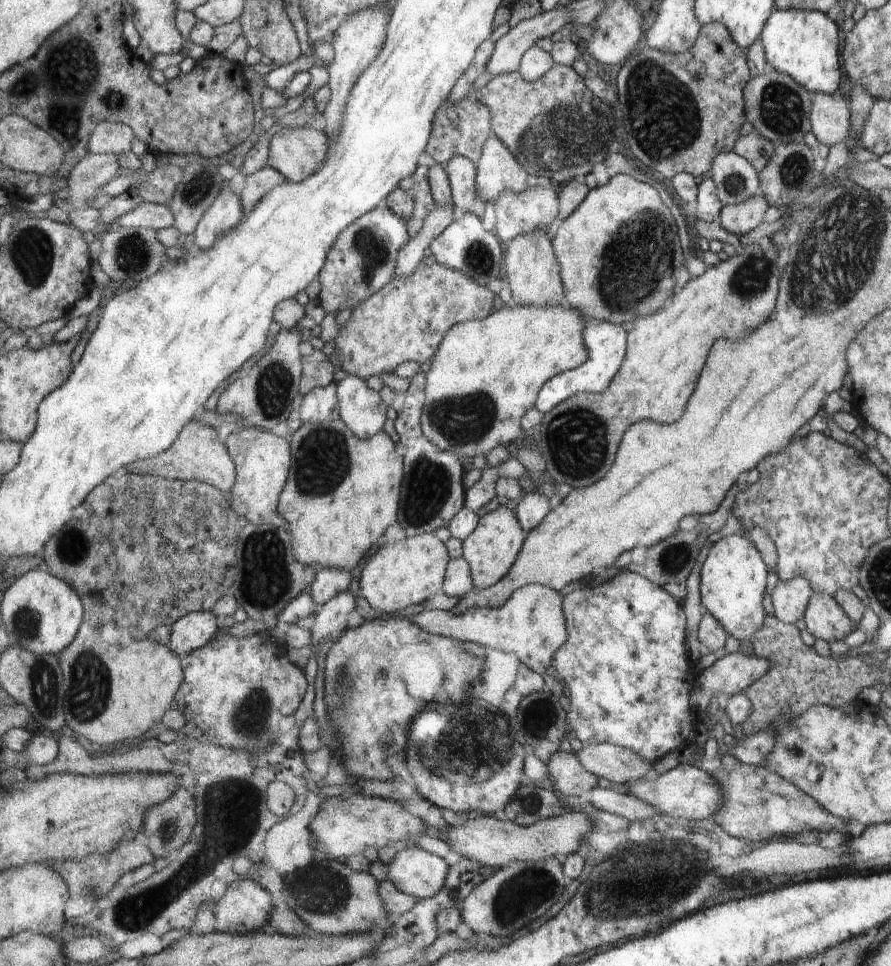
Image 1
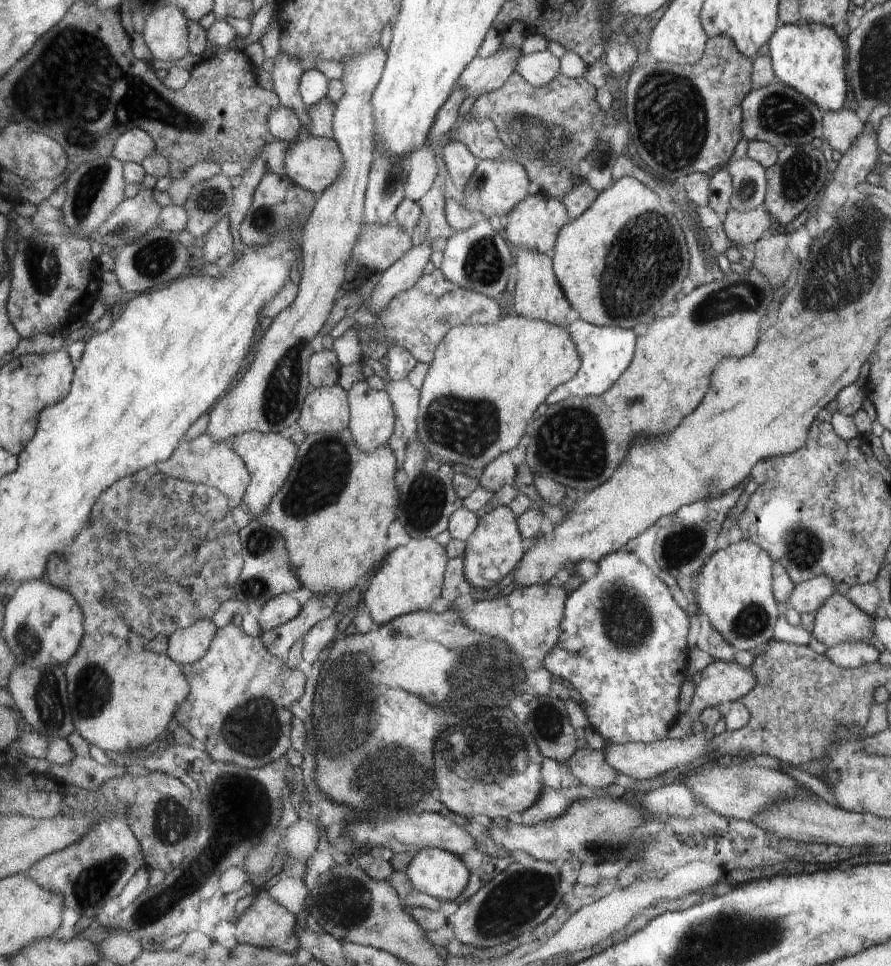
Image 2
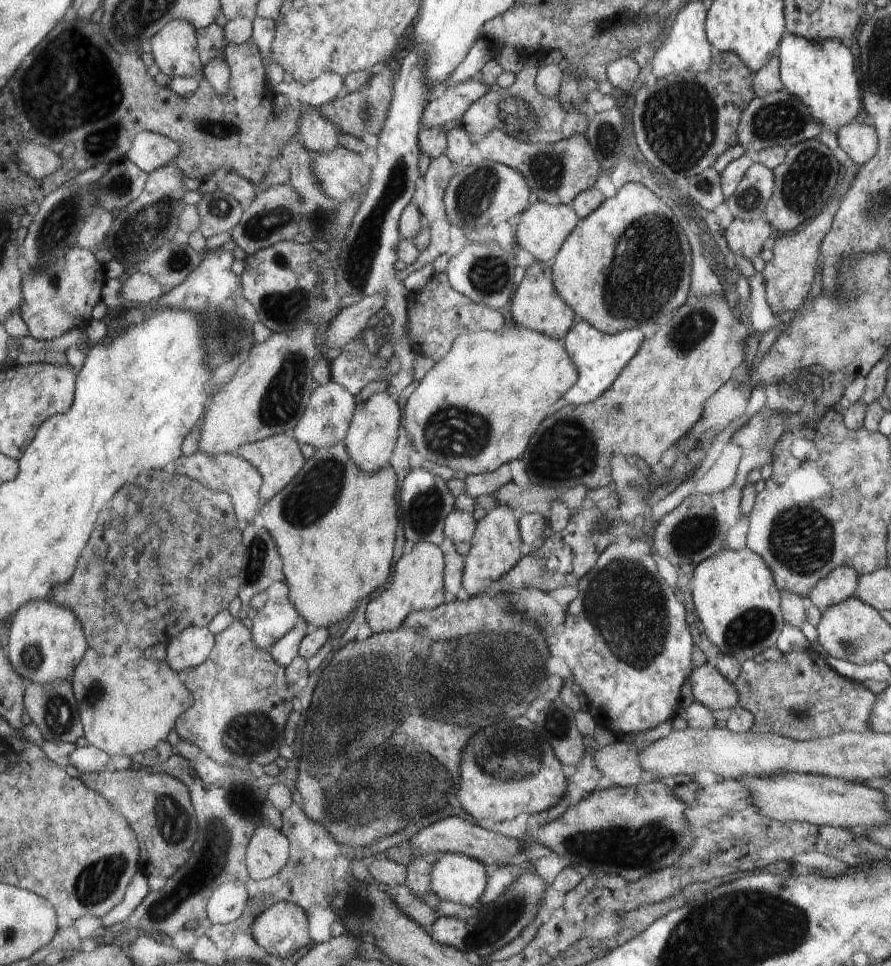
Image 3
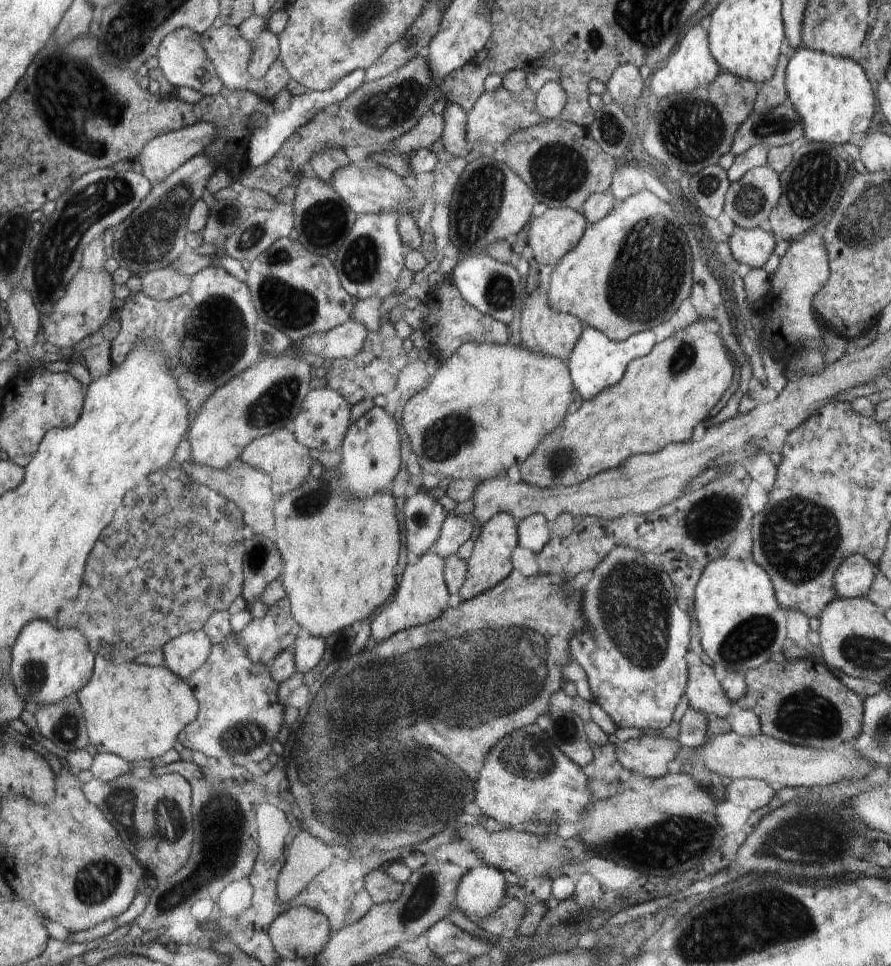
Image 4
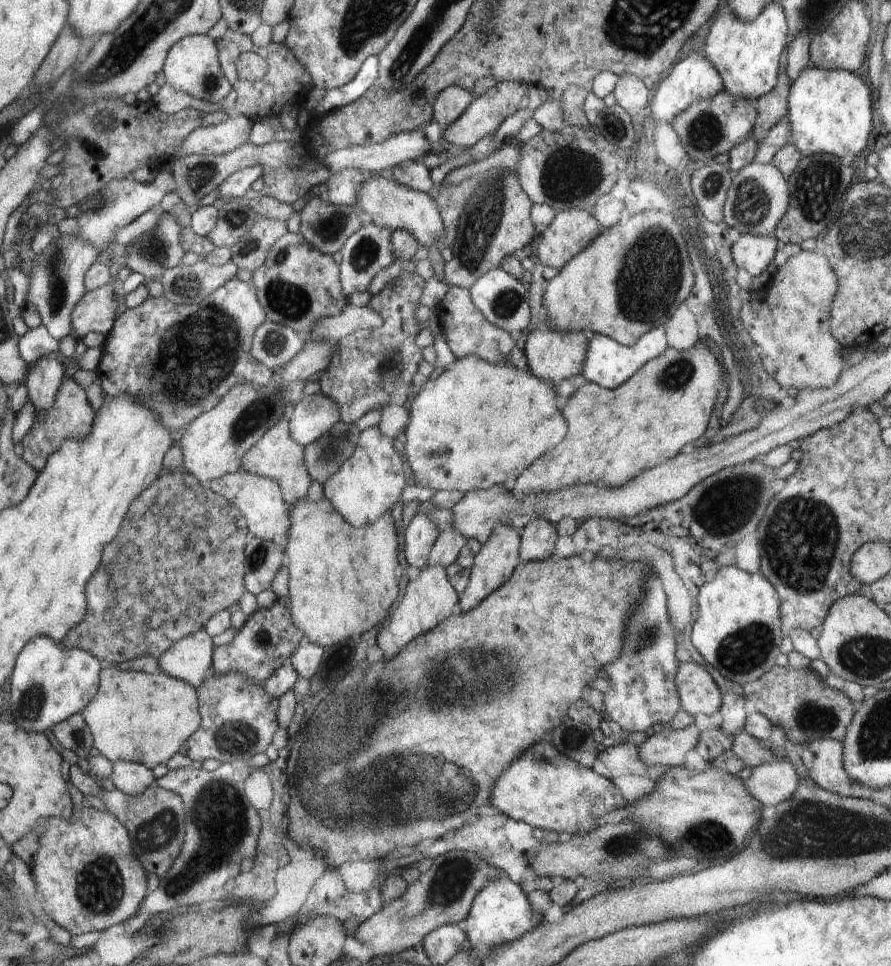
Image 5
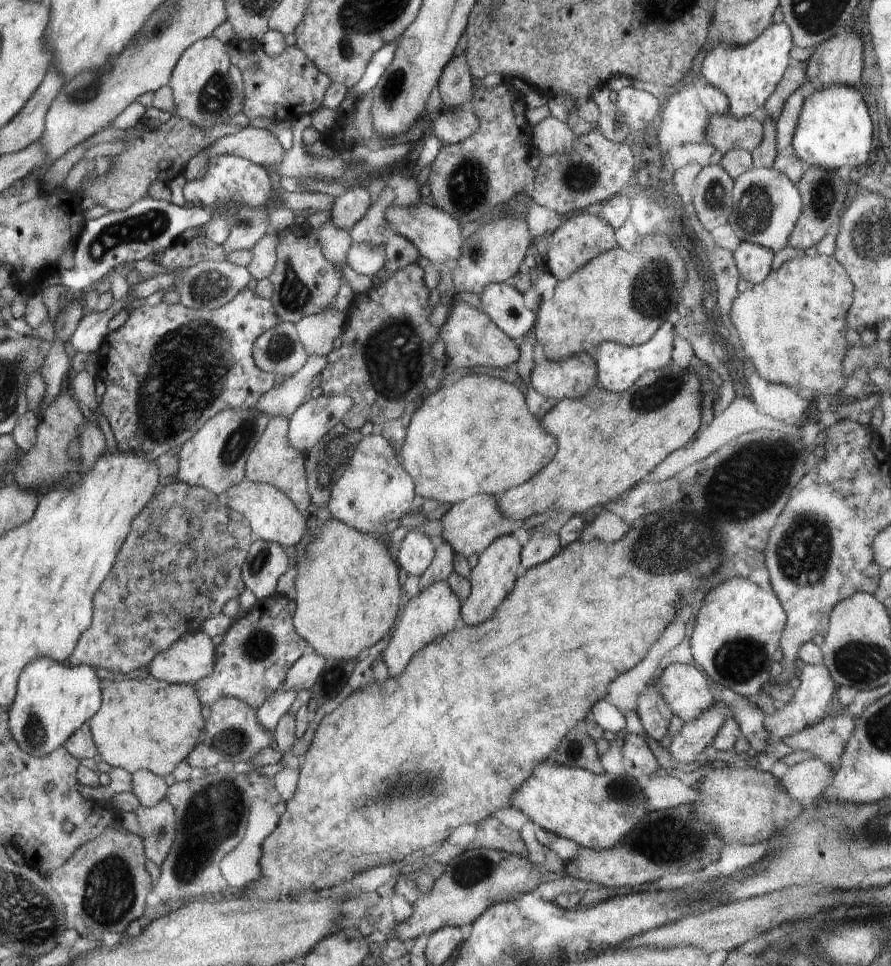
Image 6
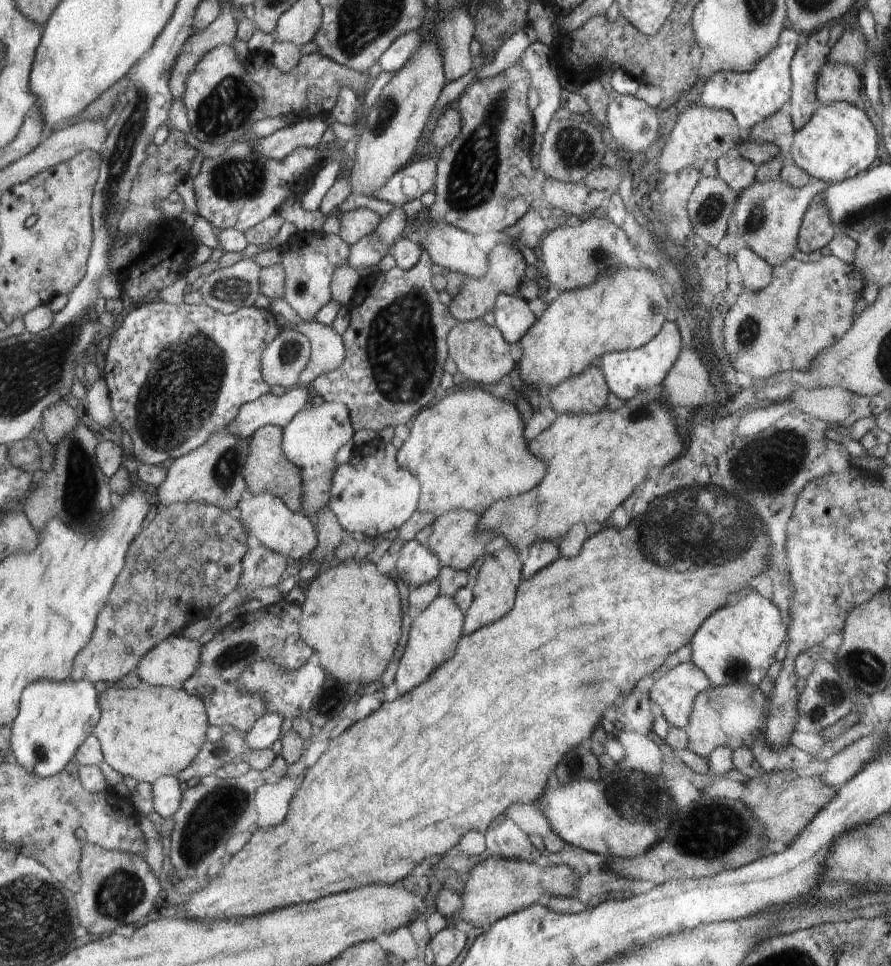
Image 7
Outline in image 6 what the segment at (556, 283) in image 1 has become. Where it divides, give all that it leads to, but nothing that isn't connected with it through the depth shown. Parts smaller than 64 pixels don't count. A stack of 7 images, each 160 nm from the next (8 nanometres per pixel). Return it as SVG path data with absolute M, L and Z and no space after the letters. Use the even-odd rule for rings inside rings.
M580 351L561 363L549 361L535 365L531 385L546 398L556 402L562 399L581 399L598 385L597 361L593 352Z

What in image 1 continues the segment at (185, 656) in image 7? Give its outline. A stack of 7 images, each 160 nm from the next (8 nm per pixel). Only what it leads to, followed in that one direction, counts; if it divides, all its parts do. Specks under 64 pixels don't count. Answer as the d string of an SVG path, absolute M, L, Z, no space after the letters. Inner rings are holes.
M191 612L172 625L168 647L178 656L188 655L208 644L218 629L213 612Z

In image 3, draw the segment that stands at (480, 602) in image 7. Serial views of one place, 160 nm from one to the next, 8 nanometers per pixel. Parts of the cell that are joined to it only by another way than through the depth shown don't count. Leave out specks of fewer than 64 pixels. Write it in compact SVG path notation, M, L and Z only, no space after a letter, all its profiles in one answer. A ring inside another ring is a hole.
M506 505L489 509L486 516L477 522L471 540L471 549L465 556L463 566L463 587L471 597L484 593L494 580L498 580L506 570L510 570L516 562L520 561L522 540L520 540L521 534L518 534L518 523L514 512Z

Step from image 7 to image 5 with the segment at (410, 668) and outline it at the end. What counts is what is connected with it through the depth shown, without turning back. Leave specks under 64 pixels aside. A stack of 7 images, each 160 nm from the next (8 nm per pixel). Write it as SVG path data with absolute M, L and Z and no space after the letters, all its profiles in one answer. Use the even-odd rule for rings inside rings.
M427 566L421 569L418 578L409 582L406 595L397 609L394 610L394 614L390 616L388 628L384 624L382 626L384 630L380 630L380 634L377 636L377 645L384 652L384 660L390 660L409 642L417 639L420 635L424 635L425 632L432 631L437 624L444 622L452 614L452 608L456 604L458 604L458 594L446 578L444 567Z

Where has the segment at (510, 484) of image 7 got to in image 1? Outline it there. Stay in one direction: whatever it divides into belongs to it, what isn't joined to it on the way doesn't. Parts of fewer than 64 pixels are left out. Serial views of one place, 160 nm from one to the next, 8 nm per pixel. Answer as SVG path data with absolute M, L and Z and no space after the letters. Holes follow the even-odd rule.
M510 304L500 305L484 320L469 320L450 327L425 374L427 395L421 412L421 428L425 436L438 448L468 461L478 454L488 455L504 442L527 439L520 428L520 418L537 402L541 388L553 376L578 368L589 360L584 339L585 320L572 308Z

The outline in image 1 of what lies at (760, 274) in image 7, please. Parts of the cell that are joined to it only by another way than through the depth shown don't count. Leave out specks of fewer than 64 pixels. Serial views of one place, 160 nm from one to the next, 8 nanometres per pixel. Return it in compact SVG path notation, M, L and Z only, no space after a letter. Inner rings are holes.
M754 196L737 205L724 205L719 214L720 223L728 232L741 236L760 226L766 208L764 196Z

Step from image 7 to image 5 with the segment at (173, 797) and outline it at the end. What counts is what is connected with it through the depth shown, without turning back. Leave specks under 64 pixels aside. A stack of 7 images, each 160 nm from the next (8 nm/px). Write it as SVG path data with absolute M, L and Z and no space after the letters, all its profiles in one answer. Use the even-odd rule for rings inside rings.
M130 761L113 763L113 774L110 778L120 792L133 797L142 794L156 782L152 769Z

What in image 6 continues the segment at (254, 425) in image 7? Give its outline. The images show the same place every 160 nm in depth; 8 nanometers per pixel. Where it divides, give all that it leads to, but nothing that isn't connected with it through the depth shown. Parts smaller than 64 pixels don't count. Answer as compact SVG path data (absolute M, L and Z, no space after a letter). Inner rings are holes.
M309 356L304 366L293 374L290 380L284 379L284 382L272 391L265 392L256 408L266 413L270 419L274 417L289 419L294 411L308 400L310 393L308 384L326 365L326 357Z

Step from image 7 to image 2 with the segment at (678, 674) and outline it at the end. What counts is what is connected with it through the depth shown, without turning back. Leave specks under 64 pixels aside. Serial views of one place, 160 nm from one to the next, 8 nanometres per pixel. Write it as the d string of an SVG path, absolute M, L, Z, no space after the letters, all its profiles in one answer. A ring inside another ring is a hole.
M713 660L701 671L701 680L697 682L692 703L686 714L680 719L680 722L674 724L673 730L669 732L670 739L682 738L692 733L690 721L698 719L701 710L708 707L716 707L722 704L722 702L732 702L742 699L745 695L748 695L757 684L757 678L754 676L754 673L748 667L742 667L736 661L727 663L726 661Z

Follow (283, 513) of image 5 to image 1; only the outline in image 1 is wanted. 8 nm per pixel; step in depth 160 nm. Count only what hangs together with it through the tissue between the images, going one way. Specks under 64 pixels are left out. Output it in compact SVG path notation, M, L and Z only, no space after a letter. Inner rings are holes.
M198 420L190 423L181 431L176 442L168 451L151 460L138 461L138 464L132 465L130 470L143 472L144 475L163 476L165 479L198 480L214 484L216 488L222 489L222 492L227 492L227 494L230 494L237 476L233 457L229 455L225 444L218 439L217 431L212 427L203 426Z

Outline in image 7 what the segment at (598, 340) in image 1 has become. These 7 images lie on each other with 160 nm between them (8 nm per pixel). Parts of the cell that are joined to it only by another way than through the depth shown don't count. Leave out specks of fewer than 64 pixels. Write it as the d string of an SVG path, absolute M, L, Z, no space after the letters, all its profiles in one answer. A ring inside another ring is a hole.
M666 321L660 334L650 340L648 344L645 344L644 347L606 353L602 355L602 360L599 360L600 367L602 372L605 373L605 379L609 381L610 390L620 400L628 400L638 393L651 391L654 387L658 387L658 384L662 384L668 370L676 362L680 348L683 347L680 344L680 334L676 330L676 322Z

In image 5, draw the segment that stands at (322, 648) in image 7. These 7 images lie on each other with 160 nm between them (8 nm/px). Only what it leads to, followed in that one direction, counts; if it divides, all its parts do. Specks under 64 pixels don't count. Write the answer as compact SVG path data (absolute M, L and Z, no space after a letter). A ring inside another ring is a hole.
M326 498L319 502L298 502L290 516L293 527L289 530L284 559L289 570L293 623L306 633L310 642L324 648L326 634L330 634L330 642L338 634L336 642L340 642L352 634L372 630L386 618L388 608L398 598L394 574L398 542L390 517L383 516L364 528L354 528Z

